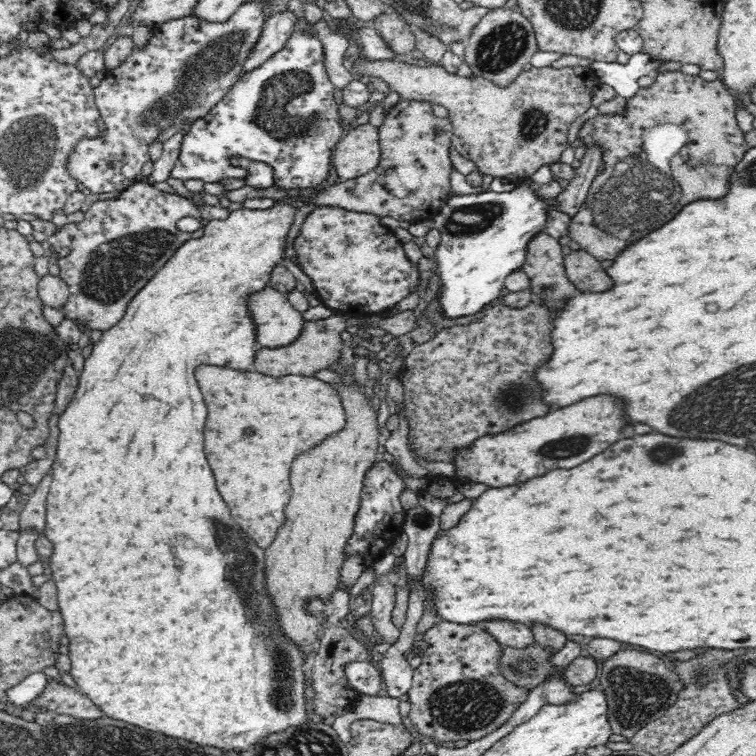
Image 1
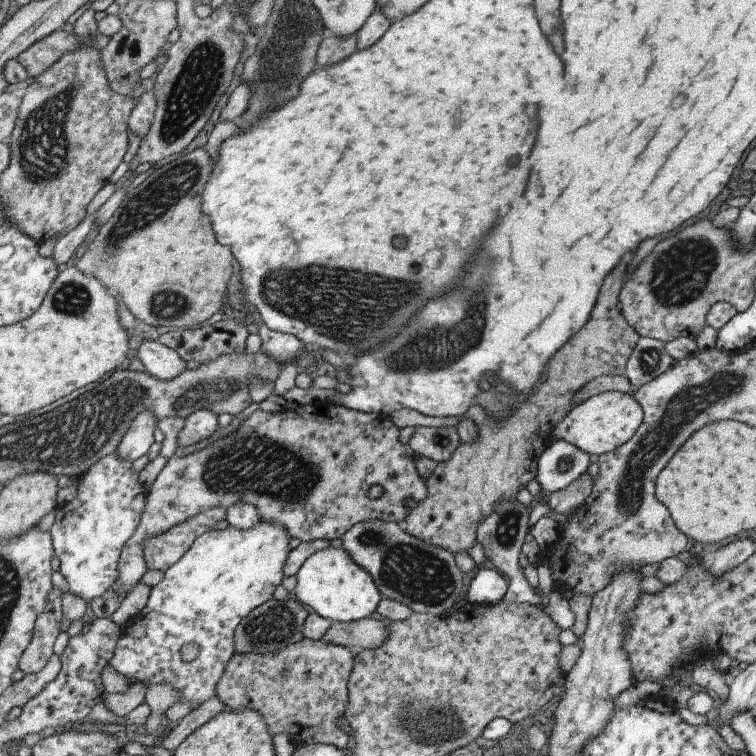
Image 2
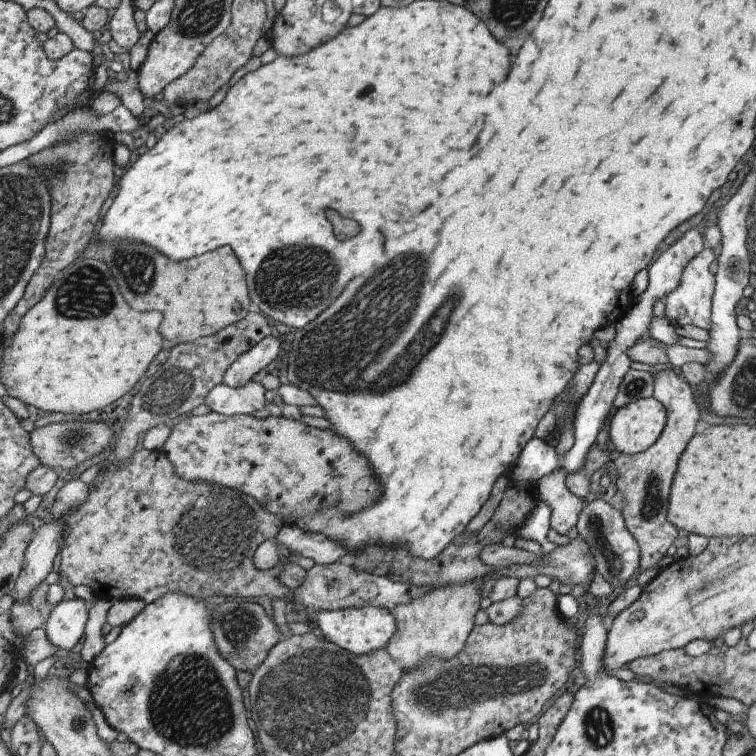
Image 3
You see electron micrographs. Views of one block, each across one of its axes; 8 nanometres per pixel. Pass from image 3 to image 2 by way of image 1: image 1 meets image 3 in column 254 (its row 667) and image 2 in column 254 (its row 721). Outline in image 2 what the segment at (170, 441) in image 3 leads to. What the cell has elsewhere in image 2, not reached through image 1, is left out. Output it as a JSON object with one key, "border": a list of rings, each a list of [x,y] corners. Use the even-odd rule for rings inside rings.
{"border":[[[325,400],[314,401],[311,402],[311,404],[303,404],[303,406],[292,404],[285,406],[284,410],[279,410],[279,412],[262,412],[260,409],[255,410],[255,412],[253,412],[244,422],[241,422],[241,425],[235,432],[231,432],[227,434],[227,436],[223,436],[223,438],[211,442],[209,446],[201,448],[198,452],[185,454],[185,456],[173,454],[169,460],[167,460],[167,464],[165,464],[161,472],[157,474],[155,482],[148,488],[145,488],[144,510],[140,515],[136,530],[131,534],[130,538],[127,538],[126,545],[123,546],[119,554],[116,580],[112,583],[110,588],[113,589],[113,592],[121,599],[122,593],[127,592],[129,588],[135,587],[139,583],[139,580],[146,572],[146,567],[144,566],[142,558],[142,549],[140,549],[143,541],[163,533],[165,529],[180,524],[187,518],[203,513],[211,507],[220,507],[224,511],[227,511],[231,506],[238,503],[249,504],[256,509],[261,523],[278,525],[282,527],[283,531],[286,531],[289,538],[296,538],[300,541],[327,540],[330,542],[336,538],[340,538],[351,526],[362,521],[367,521],[368,519],[378,519],[402,525],[403,521],[413,509],[413,506],[423,501],[423,498],[426,496],[426,487],[424,486],[423,480],[419,478],[414,466],[416,454],[411,451],[411,448],[407,444],[401,444],[401,442],[399,442],[398,434],[399,429],[392,424],[388,416],[379,416],[374,413],[347,409],[346,407],[341,407],[338,404],[333,404]],[[371,486],[379,486],[379,488],[381,488],[381,494],[379,494],[377,498],[369,498],[369,496],[367,496],[367,492]]]}

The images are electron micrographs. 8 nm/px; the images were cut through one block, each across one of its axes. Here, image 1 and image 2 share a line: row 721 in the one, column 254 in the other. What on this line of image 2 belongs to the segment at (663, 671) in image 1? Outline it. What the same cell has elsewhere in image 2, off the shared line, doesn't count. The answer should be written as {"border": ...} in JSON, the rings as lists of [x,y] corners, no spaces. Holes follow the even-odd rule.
{"border":[[[292,595],[284,601],[270,599],[260,606],[249,610],[235,626],[233,634],[233,647],[237,655],[265,655],[275,653],[284,647],[296,644],[304,639],[302,627],[307,614],[301,603],[295,600]]]}

